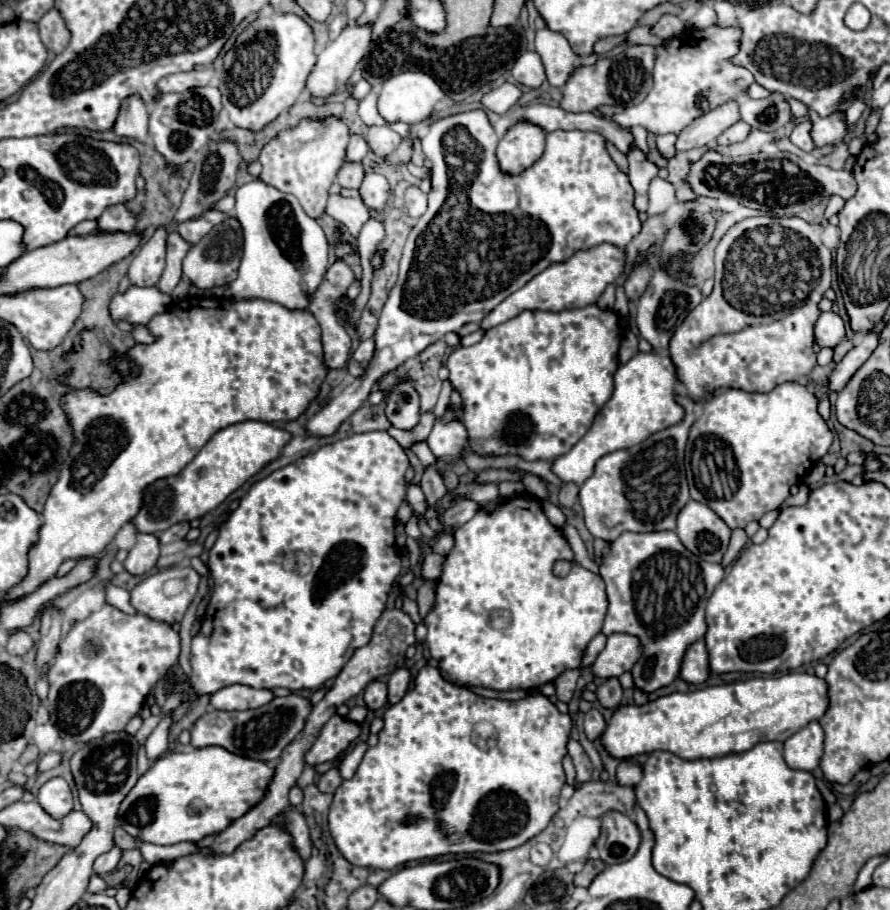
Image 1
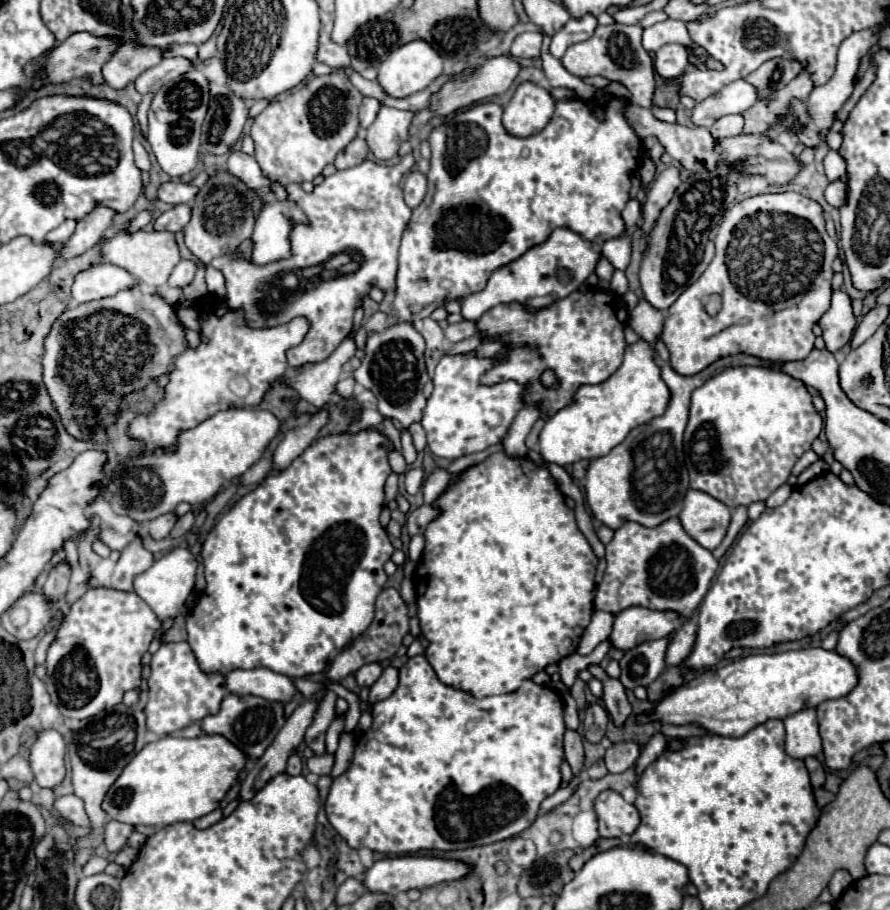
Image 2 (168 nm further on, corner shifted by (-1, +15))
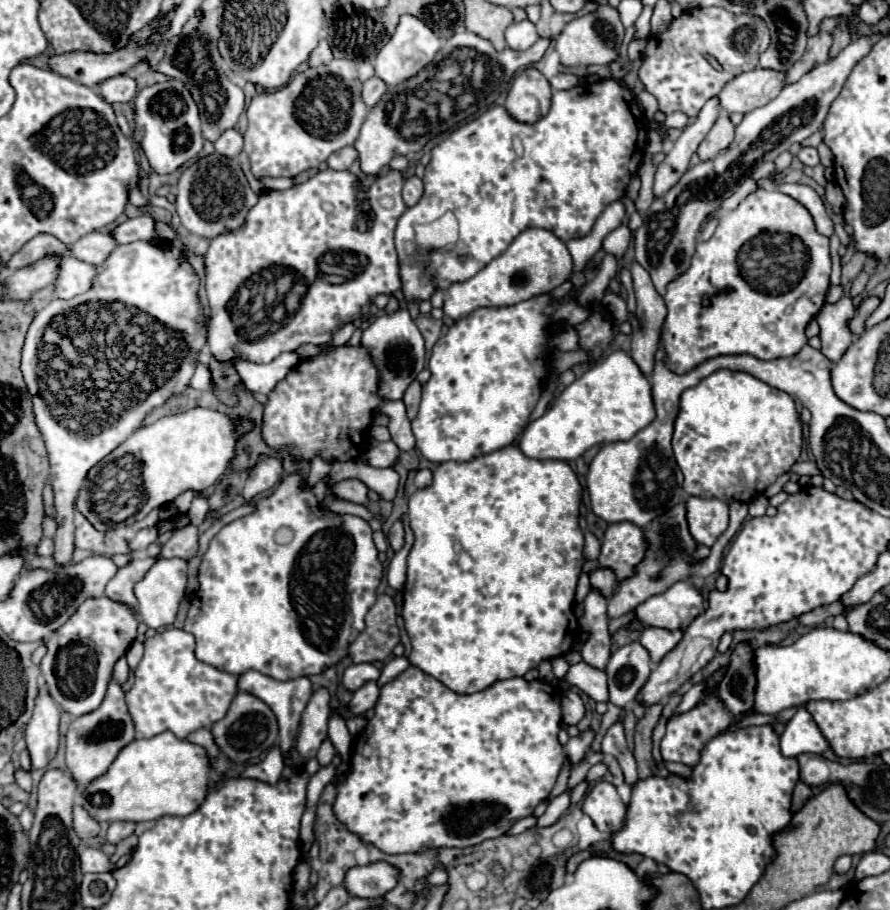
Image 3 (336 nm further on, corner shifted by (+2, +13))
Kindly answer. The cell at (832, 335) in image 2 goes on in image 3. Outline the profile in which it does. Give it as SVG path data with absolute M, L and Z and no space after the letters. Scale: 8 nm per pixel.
M843 295L835 305L825 303L821 307L821 311L817 313L815 321L821 327L821 353L837 363L837 359L841 359L841 355L847 351L847 347L853 341L853 335L849 331L849 321L855 315L855 307L851 303L851 297Z

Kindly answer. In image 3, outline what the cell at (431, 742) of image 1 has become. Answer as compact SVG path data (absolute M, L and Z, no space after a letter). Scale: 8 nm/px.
M411 665L397 679L381 687L379 699L375 703L375 715L369 721L363 735L359 735L357 739L359 753L351 757L351 769L347 779L337 785L337 799L333 805L335 815L341 823L349 827L349 831L359 835L363 841L373 843L385 853L417 853L417 851L441 849L441 847L469 847L485 839L501 837L515 821L531 815L531 811L551 793L565 761L563 745L557 739L559 727L561 727L561 689L553 683L541 679L525 681L523 677L513 677L513 679L497 681L483 691L471 695L459 695L455 691L449 691L441 681L423 673L419 667Z

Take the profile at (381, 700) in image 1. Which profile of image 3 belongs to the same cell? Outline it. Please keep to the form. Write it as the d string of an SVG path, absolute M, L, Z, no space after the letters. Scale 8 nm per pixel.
M357 663L357 665L349 665L343 673L343 687L347 691L357 691L361 685L369 683L369 681L377 681L379 677L379 669L371 663Z

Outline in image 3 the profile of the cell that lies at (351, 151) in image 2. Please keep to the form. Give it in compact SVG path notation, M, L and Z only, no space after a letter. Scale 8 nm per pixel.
M343 147L341 151L335 151L335 153L327 159L327 165L329 165L331 169L349 169L355 159L357 159L355 147Z

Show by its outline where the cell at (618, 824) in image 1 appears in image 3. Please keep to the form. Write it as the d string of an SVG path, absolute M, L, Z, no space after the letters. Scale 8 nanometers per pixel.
M607 781L595 783L591 793L585 795L583 811L593 819L595 827L605 835L611 835L623 827L625 805L617 789Z

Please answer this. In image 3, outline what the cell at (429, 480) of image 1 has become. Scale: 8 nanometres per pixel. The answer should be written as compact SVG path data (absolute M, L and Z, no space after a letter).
M417 379L409 385L409 391L405 391L403 401L405 401L405 405L407 405L407 415L409 415L409 419L415 419L417 409L419 409L419 401L421 401L421 383L419 383Z

